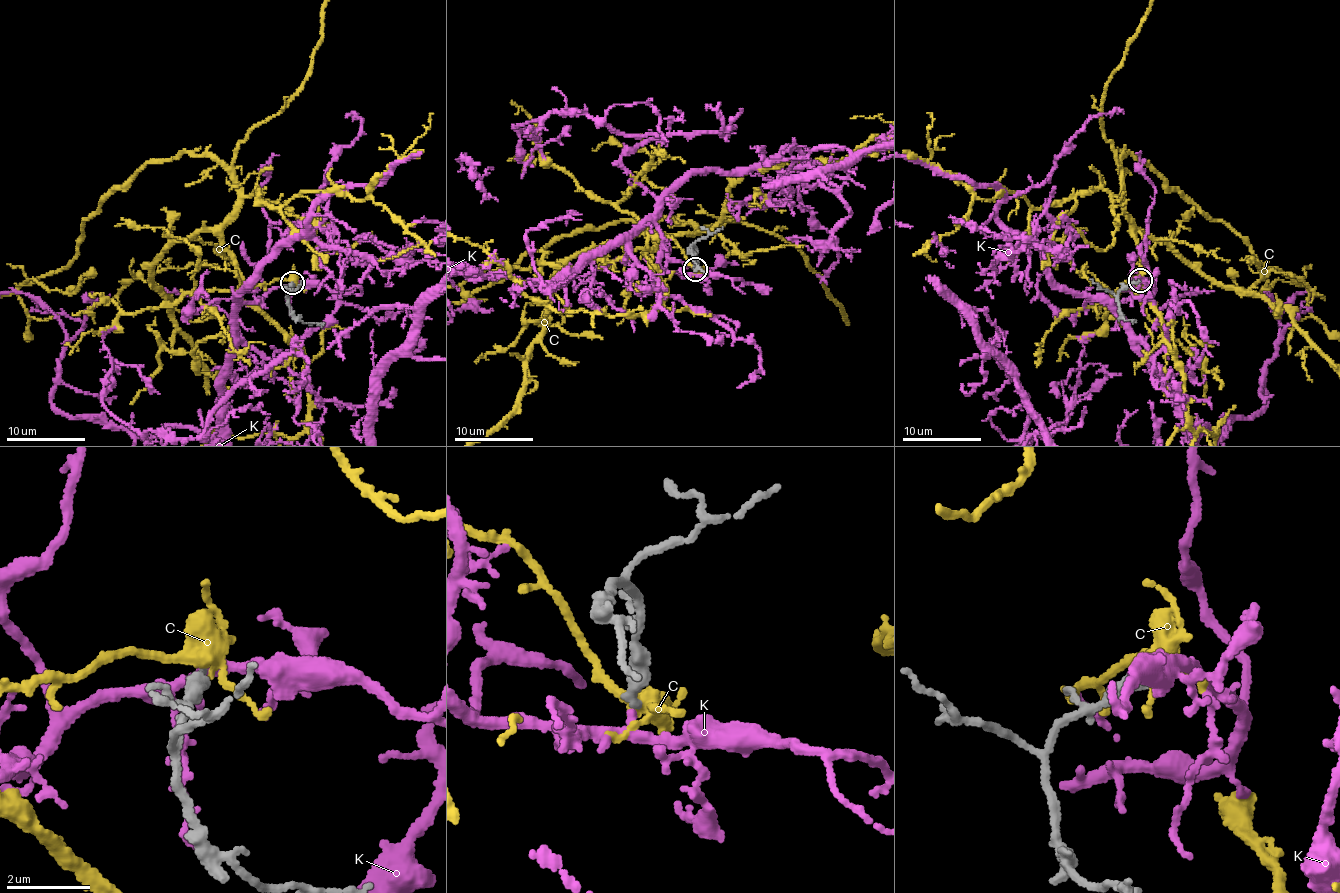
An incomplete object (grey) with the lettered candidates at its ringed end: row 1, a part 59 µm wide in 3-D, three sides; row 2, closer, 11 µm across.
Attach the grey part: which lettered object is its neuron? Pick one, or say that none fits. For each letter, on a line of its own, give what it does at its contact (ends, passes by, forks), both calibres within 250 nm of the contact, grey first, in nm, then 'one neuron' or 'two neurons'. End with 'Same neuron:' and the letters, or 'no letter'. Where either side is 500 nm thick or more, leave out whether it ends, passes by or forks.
C: it forks; calibres 360 and 380 nm; two neurons
K: it forks; calibres 300 and 170 nm; one neuron
Same neuron: K

